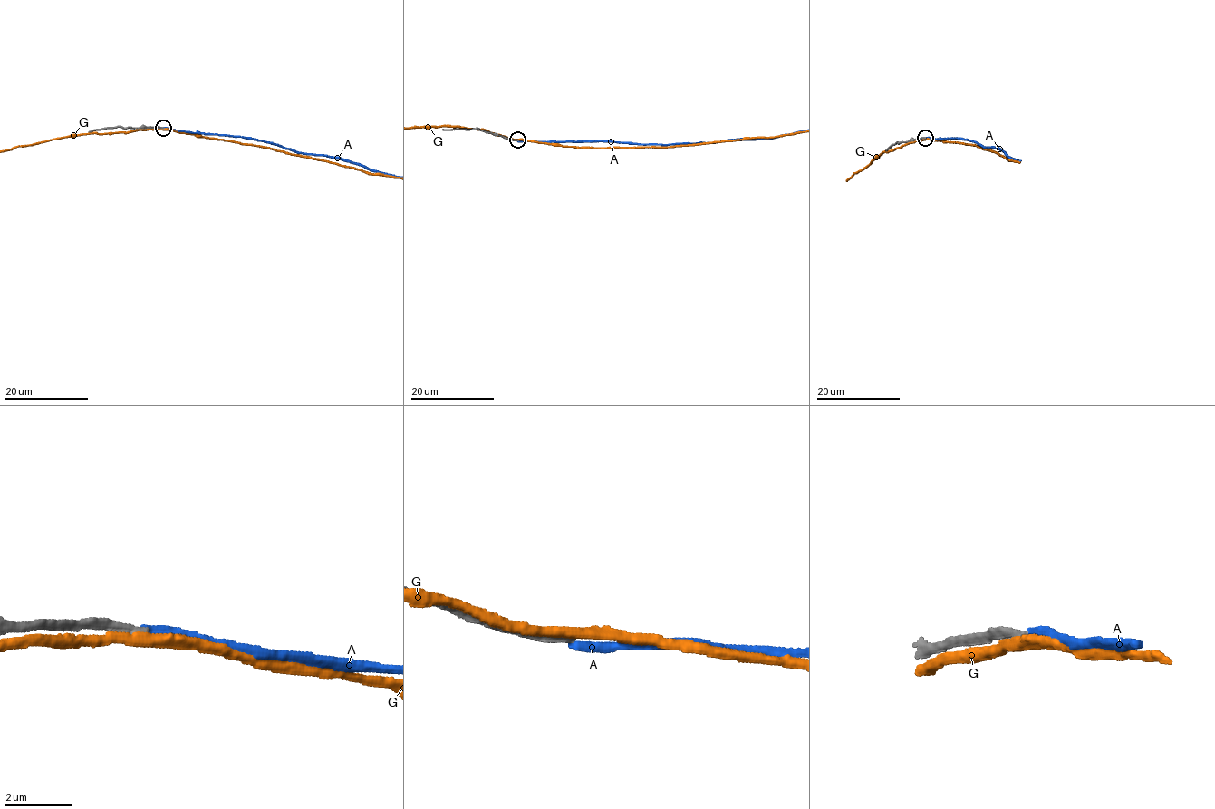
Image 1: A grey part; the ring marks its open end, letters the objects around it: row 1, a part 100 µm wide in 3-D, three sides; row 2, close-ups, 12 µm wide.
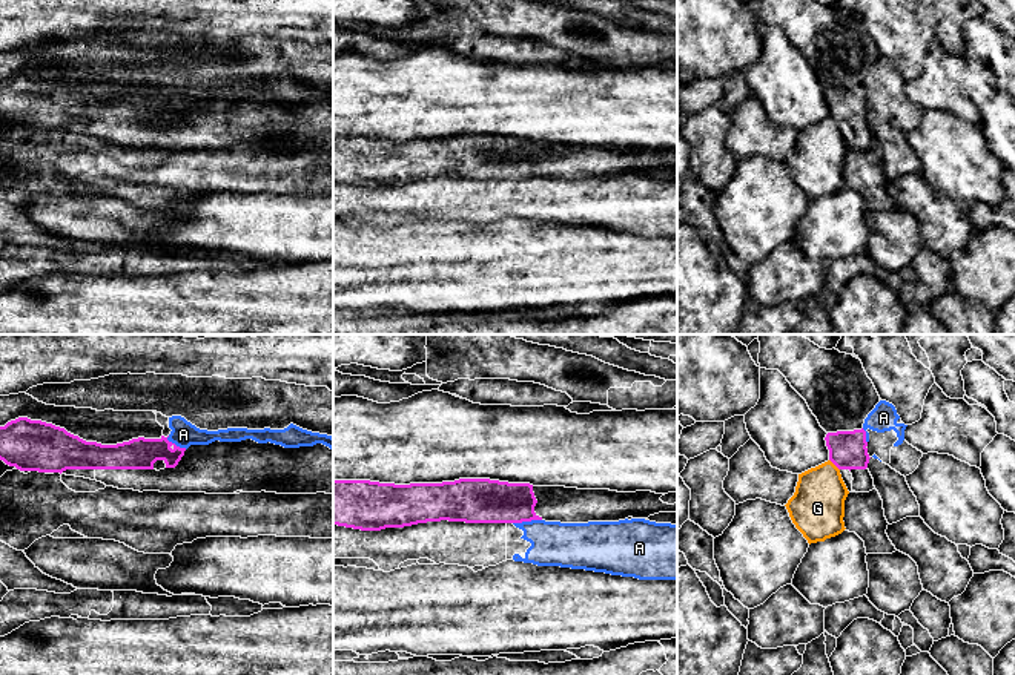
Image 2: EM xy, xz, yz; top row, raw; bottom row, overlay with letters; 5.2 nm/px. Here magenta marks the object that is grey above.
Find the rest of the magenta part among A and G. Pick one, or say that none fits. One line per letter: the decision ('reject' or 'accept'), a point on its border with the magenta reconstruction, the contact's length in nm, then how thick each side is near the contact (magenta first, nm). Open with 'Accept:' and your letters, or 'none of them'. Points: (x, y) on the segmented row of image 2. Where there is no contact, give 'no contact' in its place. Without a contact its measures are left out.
Accept: none of them
A: reject; meets magenta in xz at (527, 520); contact 150 nm long; 240 nm thick on the magenta side, 240 nm on the other
G: reject; meets magenta in yz at (834, 464); contact 80 nm long; 190 nm thick on the magenta side, 280 nm on the other

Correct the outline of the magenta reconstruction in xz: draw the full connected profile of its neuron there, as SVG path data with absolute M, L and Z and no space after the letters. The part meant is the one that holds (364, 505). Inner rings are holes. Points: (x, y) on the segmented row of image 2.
M459 479L455 482L442 483L410 483L410 485L395 485L395 483L379 483L370 480L333 480L333 525L361 529L361 531L381 531L385 528L404 528L418 523L427 522L465 522L465 523L522 523L531 520L545 520L545 522L560 522L560 523L588 523L588 522L619 522L628 517L633 519L648 519L650 515L659 512L677 512L677 502L674 505L663 503L660 497L665 494L656 494L651 491L636 491L636 492L617 492L610 489L577 489L565 486L533 486L530 483L508 483L490 479Z

